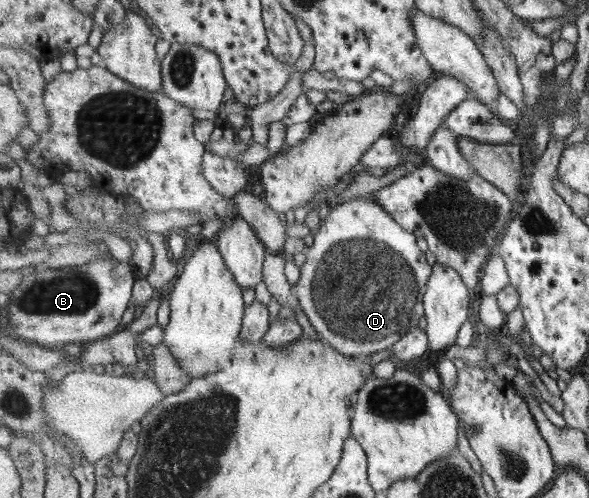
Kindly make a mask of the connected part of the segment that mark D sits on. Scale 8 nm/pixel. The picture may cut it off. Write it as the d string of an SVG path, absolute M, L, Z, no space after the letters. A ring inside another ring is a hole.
M371 194L337 204L320 222L320 227L314 234L313 245L301 258L300 279L293 286L293 292L297 293L299 306L315 330L337 352L349 357L367 358L391 350L426 316L424 295L433 268L427 262L425 252L421 252L417 246L417 238L397 224Z

